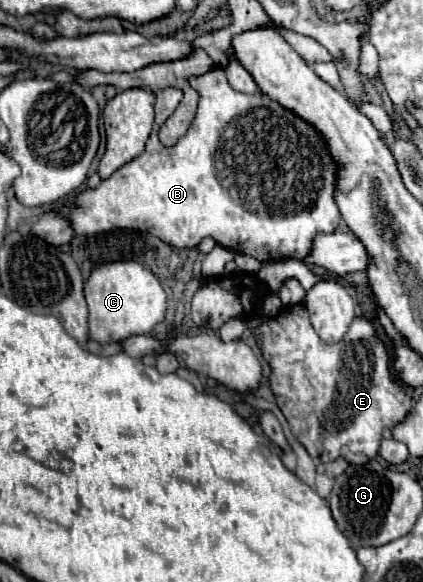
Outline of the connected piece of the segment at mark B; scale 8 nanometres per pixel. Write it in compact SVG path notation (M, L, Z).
M237 59L229 61L225 71L217 67L201 77L189 77L189 85L199 91L199 107L187 135L169 149L159 143L157 131L181 103L183 91L173 87L157 91L155 123L143 155L117 169L109 179L101 181L99 187L83 191L73 205L61 207L71 219L73 231L77 235L91 235L113 229L137 229L159 237L175 249L191 249L197 247L201 239L213 237L217 245L233 253L251 255L263 263L303 259L309 253L309 243L315 233L333 233L341 219L337 203L333 201L339 165L333 161L325 137L311 123L259 93L251 73Z

